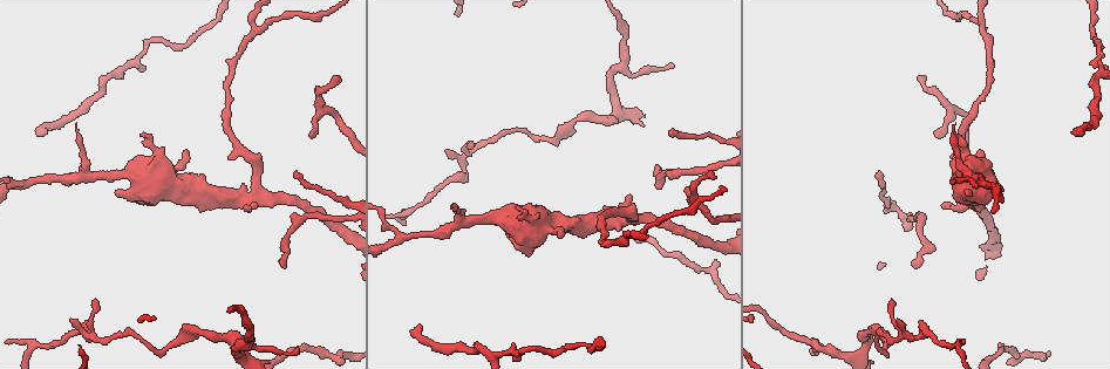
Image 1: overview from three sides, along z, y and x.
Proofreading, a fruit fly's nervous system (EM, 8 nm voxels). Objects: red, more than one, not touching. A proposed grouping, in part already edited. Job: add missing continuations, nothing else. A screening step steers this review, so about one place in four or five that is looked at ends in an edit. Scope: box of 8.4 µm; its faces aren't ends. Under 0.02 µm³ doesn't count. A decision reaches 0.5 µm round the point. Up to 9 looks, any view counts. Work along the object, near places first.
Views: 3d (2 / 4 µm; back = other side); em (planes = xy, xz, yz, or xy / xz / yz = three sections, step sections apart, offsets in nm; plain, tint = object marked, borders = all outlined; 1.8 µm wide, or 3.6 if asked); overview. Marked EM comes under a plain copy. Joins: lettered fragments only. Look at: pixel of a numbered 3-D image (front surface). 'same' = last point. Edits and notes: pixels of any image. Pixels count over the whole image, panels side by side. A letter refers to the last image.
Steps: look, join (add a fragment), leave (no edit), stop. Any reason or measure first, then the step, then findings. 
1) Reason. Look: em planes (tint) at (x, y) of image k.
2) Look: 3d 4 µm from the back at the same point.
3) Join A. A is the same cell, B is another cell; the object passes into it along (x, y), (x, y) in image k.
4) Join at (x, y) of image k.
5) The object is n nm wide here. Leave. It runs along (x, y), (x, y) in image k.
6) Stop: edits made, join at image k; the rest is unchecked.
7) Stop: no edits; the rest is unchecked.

Three-way junction. Look: em planes (tint) at (26, 182) of image 1.

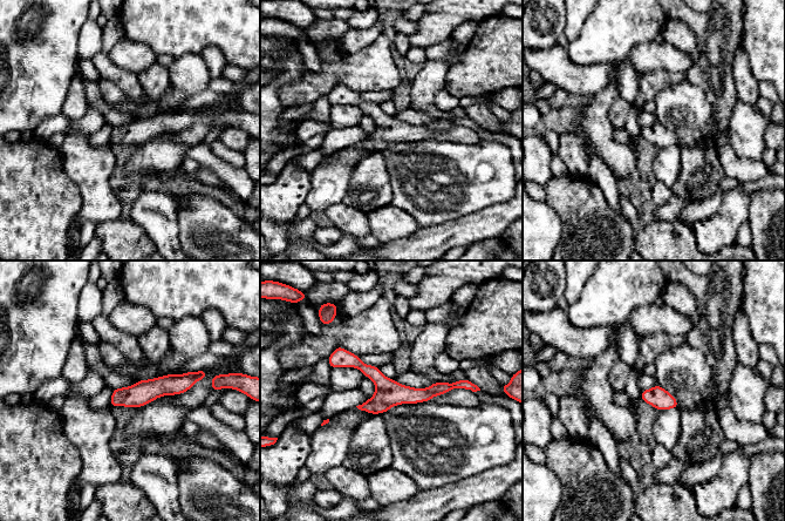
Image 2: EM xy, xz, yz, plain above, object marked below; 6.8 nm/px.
Look: em planes (borders) at the same point.

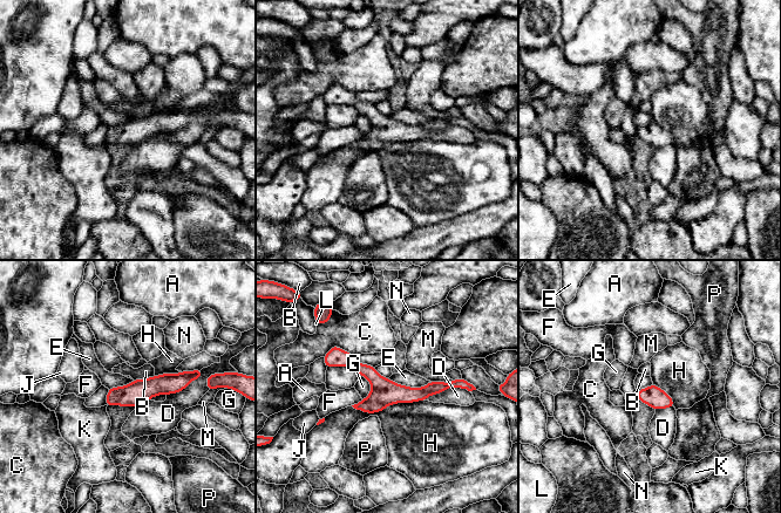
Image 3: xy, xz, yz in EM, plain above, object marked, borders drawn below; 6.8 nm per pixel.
The object is 140 nm wide here. Leave. A, B, C, D, E, F, G, H, J, K, L, M, N and P are other cells; it runs along (326, 358), (350, 360), (393, 394), (456, 382) in image 3; none of them fits.

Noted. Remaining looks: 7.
Look: 3d 2 µm at (916, 267) of image 1.

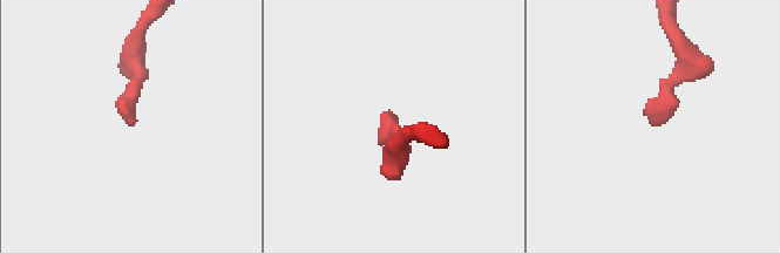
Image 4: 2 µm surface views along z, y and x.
Now the EM. Look: em planes (borders) at (654, 124) of image 4.

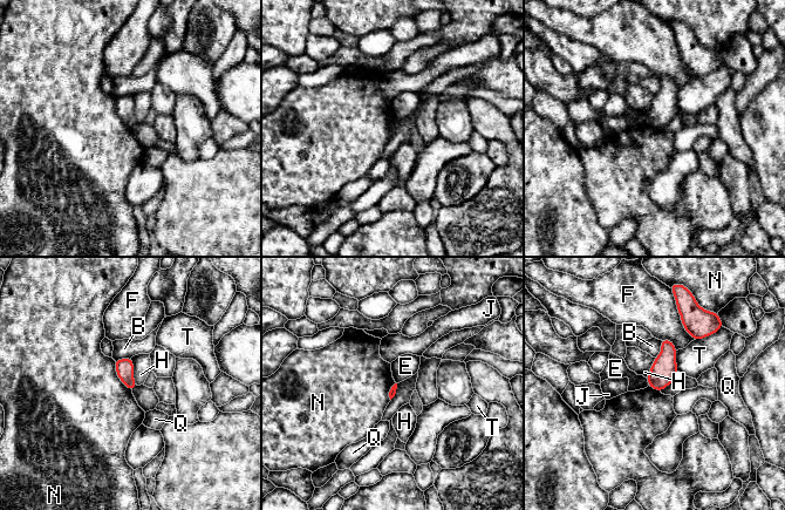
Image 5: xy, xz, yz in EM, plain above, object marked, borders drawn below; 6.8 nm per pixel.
Leave. B, E, F, H, J, N, Q and T are other cells; a border runs along (114, 361), (117, 378), (131, 390) in image 5; none of them fits.

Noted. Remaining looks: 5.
Free end. Look: 3d 4 µm at (186, 152) of image 1.

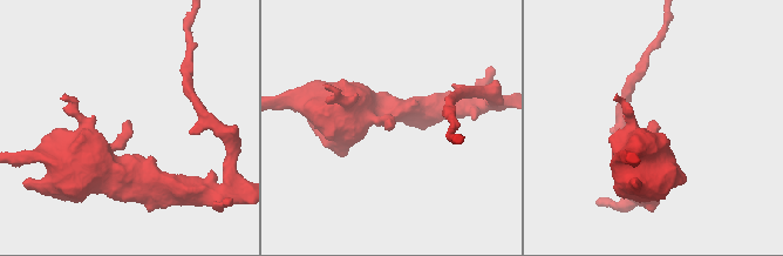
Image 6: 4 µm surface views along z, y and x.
Look: em planes (borders) at (394, 125) of image 6.

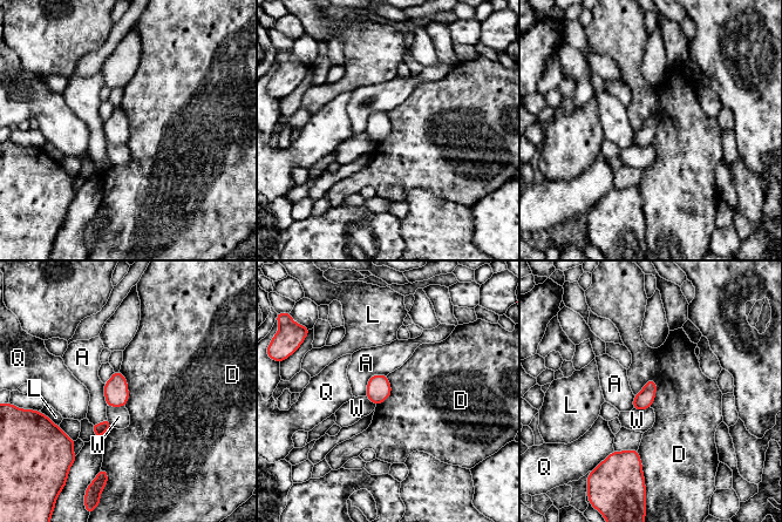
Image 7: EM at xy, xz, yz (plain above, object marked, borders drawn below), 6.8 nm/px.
Leave. A, D, L, Q and W are other cells; a border runs along (655, 380), (650, 379), (634, 395) in image 7; none of them fits.

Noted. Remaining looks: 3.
Branch stops here. Look: em planes (borders) at (340, 76) of image 1.

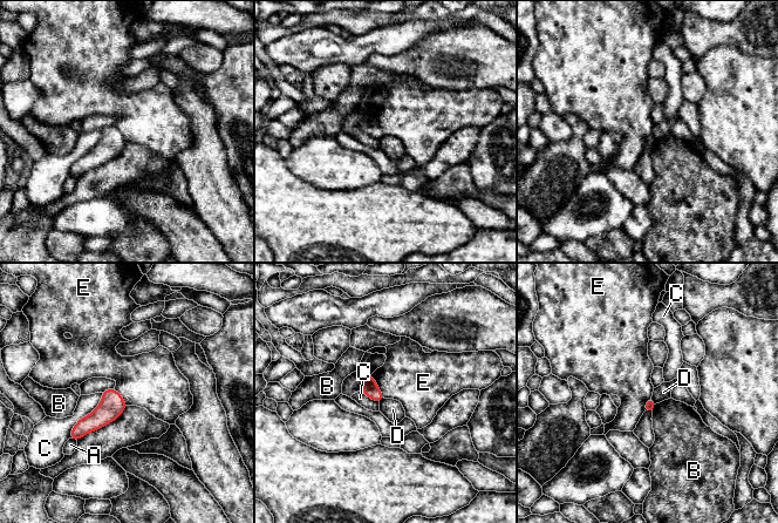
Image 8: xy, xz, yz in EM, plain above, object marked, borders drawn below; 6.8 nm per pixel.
The longest contact is with C, 380 nm. Leave. A, B, C, D and E are other cells; a border runs along (372, 374), (384, 398) in image 8; none of them fits.

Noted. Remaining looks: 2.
Stop: no edits; the rest is unchecked.

